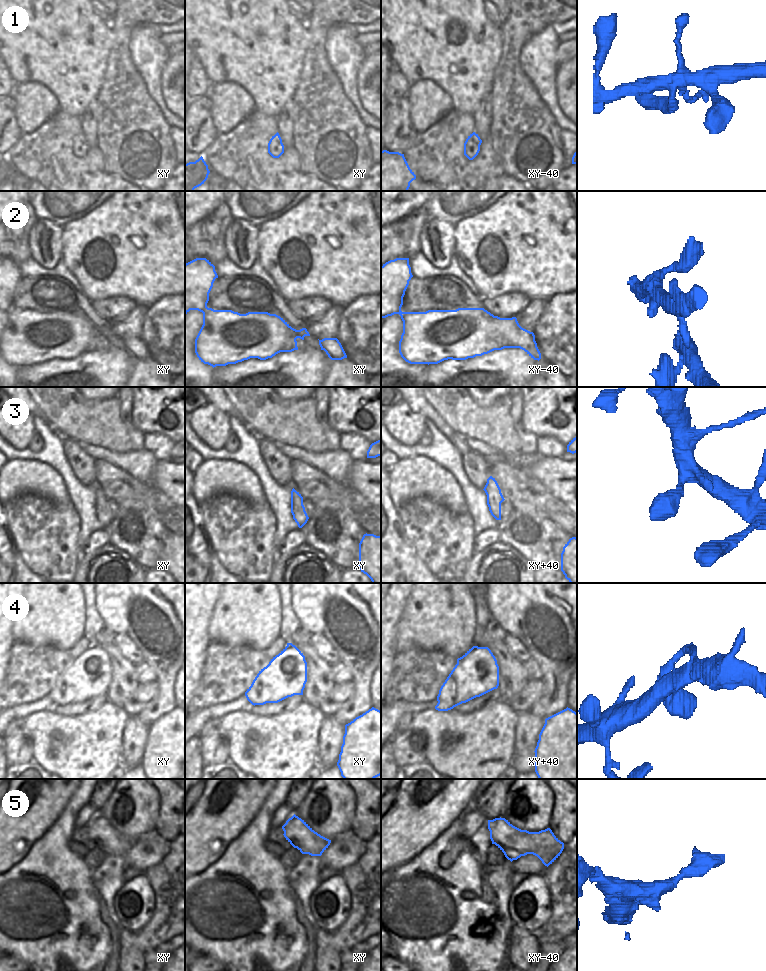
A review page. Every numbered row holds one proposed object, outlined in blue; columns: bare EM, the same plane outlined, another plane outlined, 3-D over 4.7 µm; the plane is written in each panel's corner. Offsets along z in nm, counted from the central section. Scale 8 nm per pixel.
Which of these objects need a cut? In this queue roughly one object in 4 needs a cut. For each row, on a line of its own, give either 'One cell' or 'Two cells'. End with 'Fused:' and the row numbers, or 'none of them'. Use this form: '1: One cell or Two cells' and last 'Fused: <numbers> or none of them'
1: One cell
2: One cell
3: One cell
4: One cell
5: One cell
Fused: none of them

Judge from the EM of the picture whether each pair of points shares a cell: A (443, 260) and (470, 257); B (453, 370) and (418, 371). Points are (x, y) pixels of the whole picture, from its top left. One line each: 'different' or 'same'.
A: different
B: different

